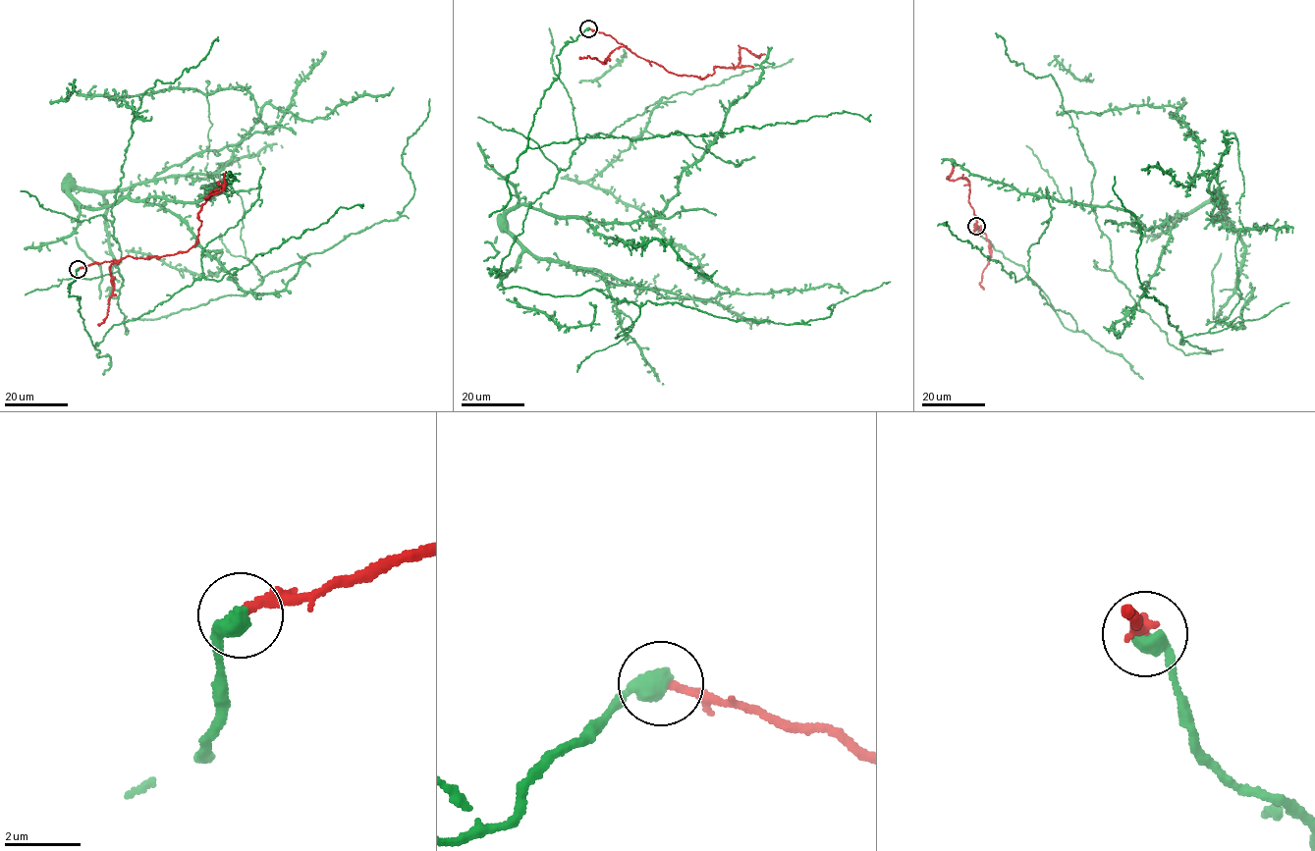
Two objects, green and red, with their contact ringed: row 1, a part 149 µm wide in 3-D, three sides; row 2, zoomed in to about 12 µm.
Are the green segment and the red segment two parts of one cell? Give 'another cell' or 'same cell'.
another cell

